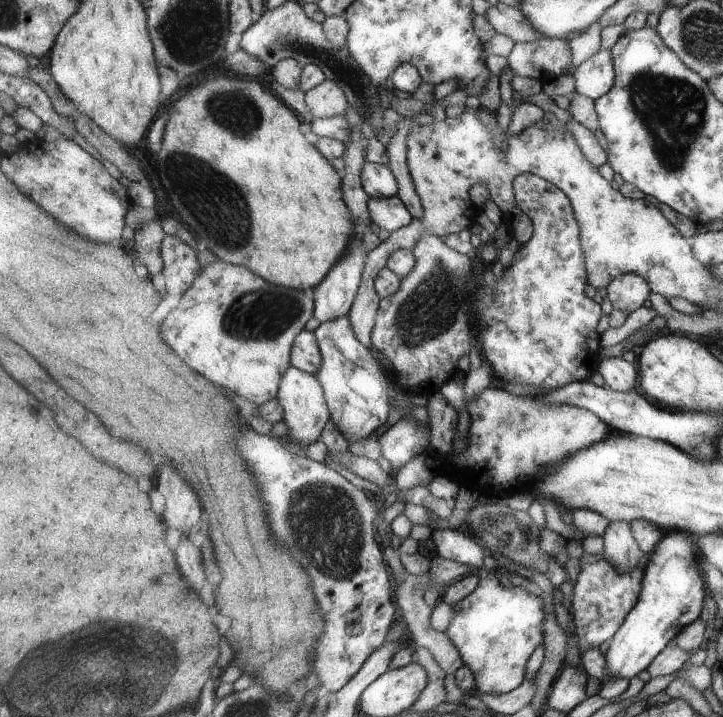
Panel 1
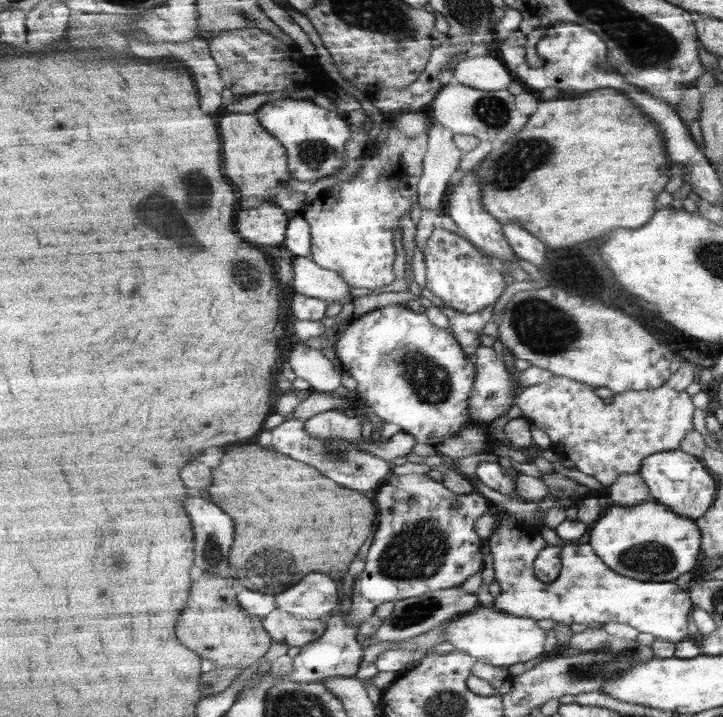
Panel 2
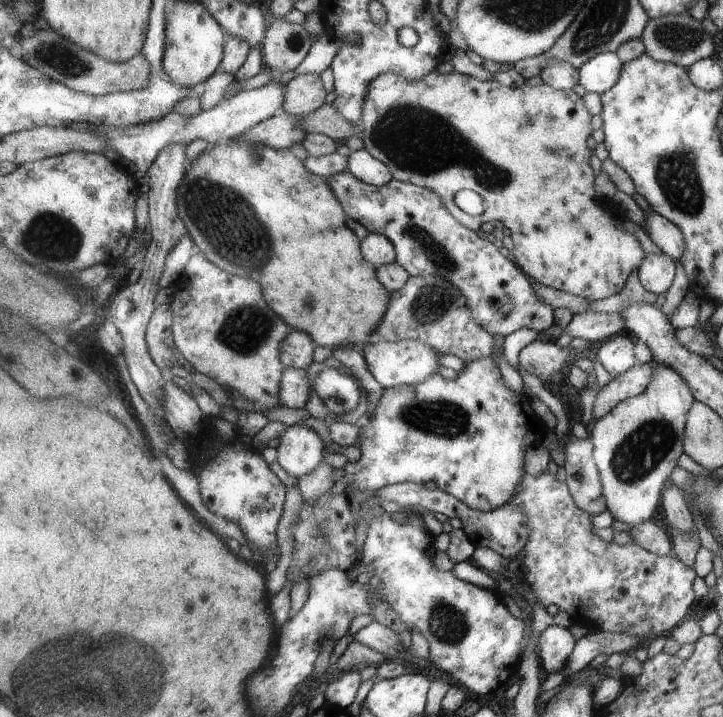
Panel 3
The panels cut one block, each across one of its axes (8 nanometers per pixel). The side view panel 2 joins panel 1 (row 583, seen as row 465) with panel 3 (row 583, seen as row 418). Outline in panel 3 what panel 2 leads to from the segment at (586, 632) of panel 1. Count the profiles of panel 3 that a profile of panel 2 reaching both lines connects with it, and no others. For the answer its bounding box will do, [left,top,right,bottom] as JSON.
[511,472,698,636]

